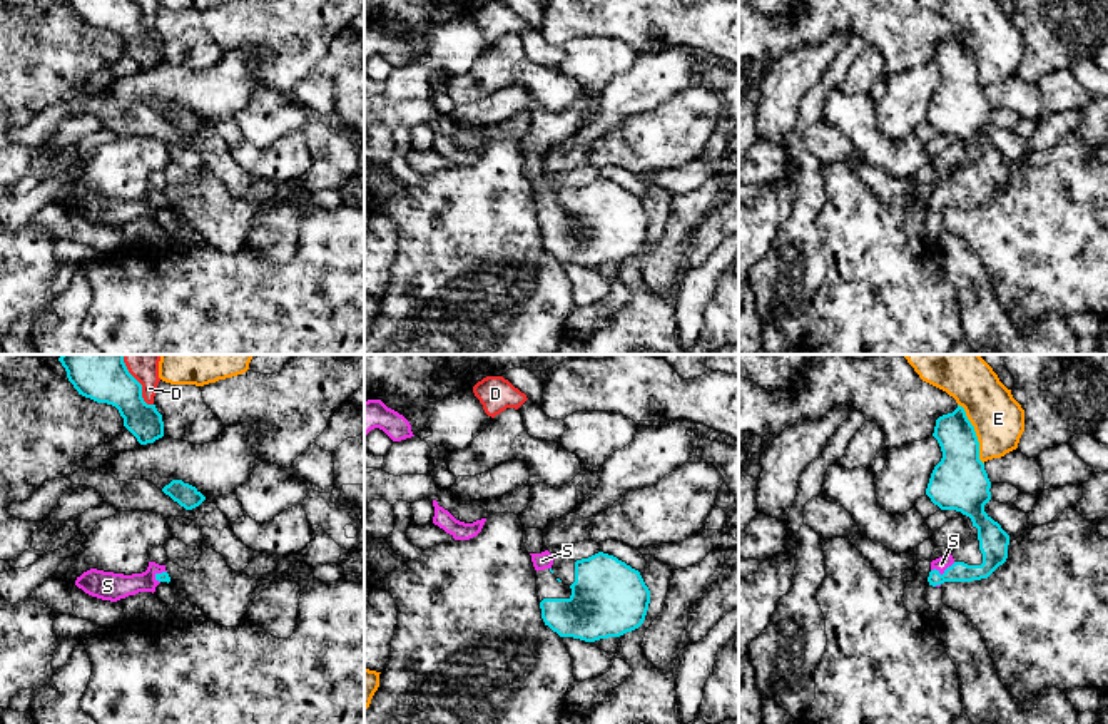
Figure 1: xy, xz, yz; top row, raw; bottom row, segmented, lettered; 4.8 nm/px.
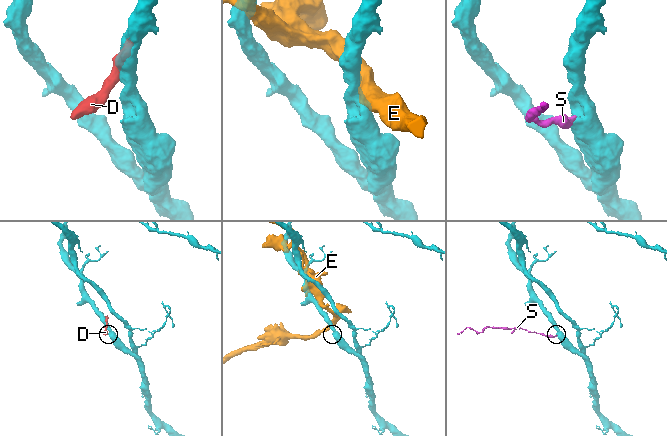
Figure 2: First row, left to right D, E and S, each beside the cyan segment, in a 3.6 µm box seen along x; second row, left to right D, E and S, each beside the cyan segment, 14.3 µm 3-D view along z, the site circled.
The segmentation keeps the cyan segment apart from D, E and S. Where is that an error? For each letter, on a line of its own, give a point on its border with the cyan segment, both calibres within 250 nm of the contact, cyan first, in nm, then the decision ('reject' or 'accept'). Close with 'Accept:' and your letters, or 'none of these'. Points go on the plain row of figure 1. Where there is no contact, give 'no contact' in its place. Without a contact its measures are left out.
D: contact xy (141, 17); calibres 170 and 80 nm; reject
E: contact yz (975, 59); calibres 280 and 240 nm; reject
S: contact yz (945, 198); calibres 110 and 70 nm; accept
Accept: S

